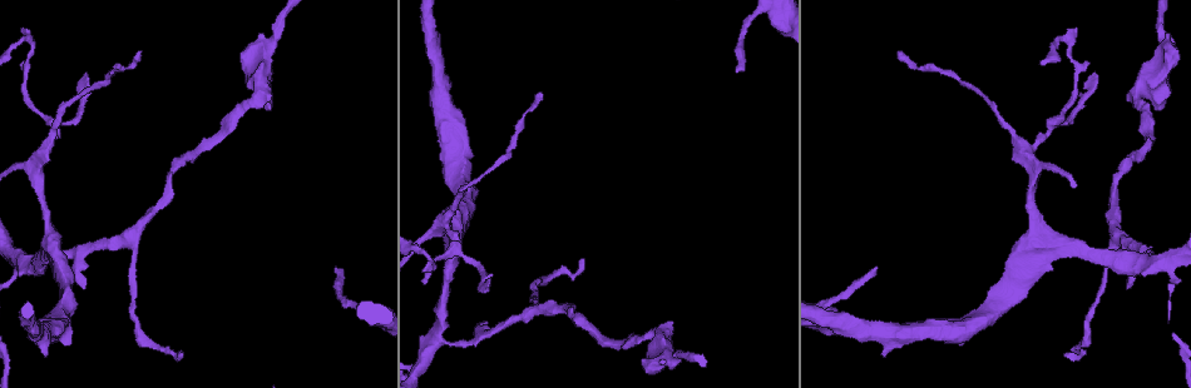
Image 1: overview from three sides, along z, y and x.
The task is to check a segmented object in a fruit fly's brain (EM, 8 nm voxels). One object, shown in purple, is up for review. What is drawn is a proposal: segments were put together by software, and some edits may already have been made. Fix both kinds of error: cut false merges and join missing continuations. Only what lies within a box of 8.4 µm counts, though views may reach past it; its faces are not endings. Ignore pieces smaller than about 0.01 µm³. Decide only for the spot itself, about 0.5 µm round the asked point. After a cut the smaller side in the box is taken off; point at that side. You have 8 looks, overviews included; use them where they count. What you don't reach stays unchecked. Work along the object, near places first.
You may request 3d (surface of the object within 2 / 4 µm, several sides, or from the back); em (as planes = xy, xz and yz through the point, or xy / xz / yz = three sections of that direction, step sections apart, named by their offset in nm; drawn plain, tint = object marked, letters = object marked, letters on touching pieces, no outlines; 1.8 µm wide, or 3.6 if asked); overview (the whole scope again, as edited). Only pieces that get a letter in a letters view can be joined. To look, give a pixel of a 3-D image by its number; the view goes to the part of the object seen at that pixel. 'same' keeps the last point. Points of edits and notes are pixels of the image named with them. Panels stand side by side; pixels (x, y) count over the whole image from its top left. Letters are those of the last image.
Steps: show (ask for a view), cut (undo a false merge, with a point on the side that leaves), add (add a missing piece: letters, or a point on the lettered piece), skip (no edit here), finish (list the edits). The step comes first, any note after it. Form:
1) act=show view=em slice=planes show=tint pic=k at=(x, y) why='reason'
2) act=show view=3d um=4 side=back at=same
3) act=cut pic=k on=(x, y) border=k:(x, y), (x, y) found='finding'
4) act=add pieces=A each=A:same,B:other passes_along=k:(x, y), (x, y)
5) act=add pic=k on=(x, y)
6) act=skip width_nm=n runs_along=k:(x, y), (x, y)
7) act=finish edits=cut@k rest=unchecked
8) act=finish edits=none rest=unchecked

act=show view=3d um=4 side=back pic=1 at=(442, 223) why='thick turns thin'

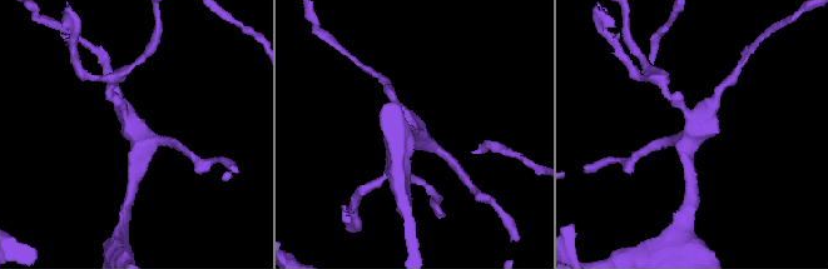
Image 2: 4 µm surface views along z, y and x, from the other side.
act=show view=em slice=xy step=8 show=letters pic=2 at=(415, 126) arms=4

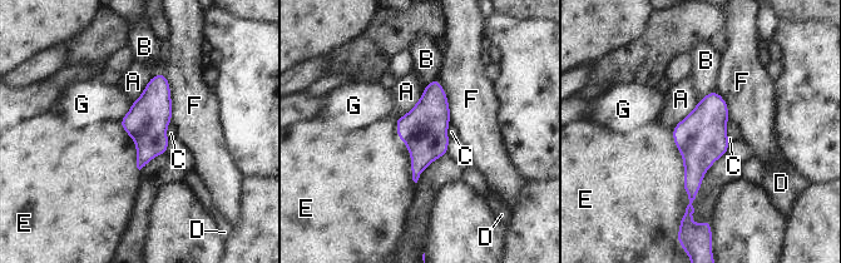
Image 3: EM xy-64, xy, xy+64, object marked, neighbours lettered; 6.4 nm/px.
act=skip width_nm=280 each=A:other,B:other,C:other,D:other,E:other,F:other,G:other border=3:(671, 129), (688, 199), (682, 217) found='continuous, no second neuron'

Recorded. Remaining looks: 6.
act=show view=3d um=4 pic=1 at=(875, 266) why='thin end'

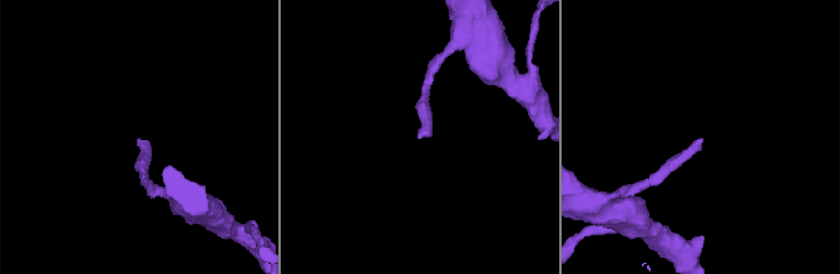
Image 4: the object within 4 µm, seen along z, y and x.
act=show view=em slice=yz step=8 show=letters pic=4 at=(419, 136) why='need the tissue'

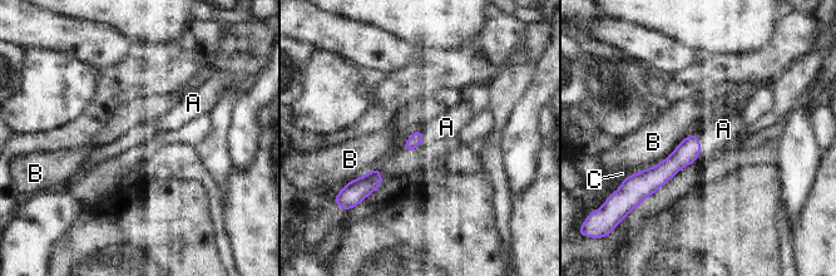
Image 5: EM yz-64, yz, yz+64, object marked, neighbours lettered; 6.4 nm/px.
act=add pieces=A each=A:same,B:other,C:other passes_along=5:(416, 138), (423, 136), (446, 127) found='it goes on there'

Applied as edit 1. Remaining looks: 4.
act=show view=overview

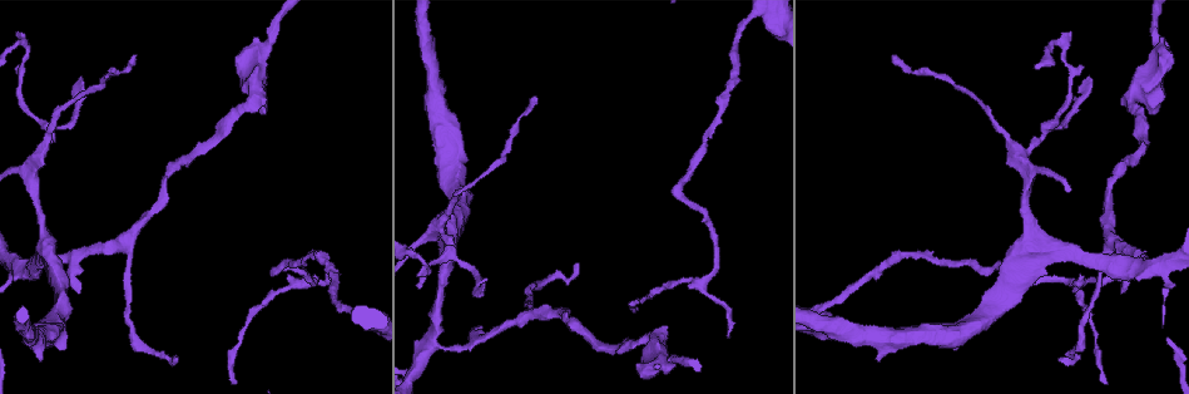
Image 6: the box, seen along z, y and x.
act=show view=3d um=4 pic=6 at=(576, 265)

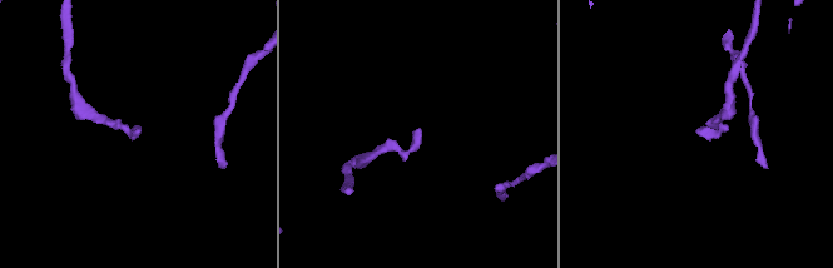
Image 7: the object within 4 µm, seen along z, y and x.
act=show view=em slice=planes show=letters pic=7 at=(141, 127) why='shape alone is not enough'

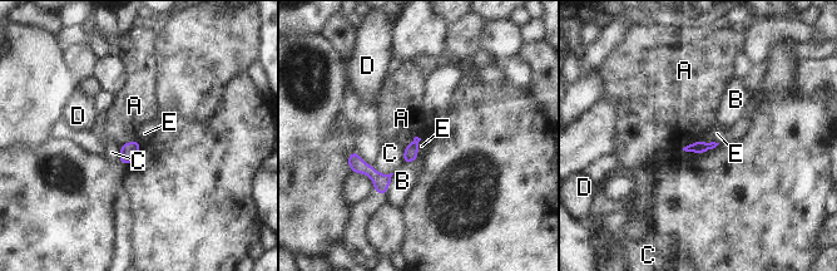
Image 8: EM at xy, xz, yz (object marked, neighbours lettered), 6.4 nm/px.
act=skip each=A:other,B:other,C:other,D:other,E:other border=8:(420, 139), (417, 158), (412, 163) found='no lettered piece goes on from it'

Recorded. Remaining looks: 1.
act=finish edits=add@5 rest=unchecked

